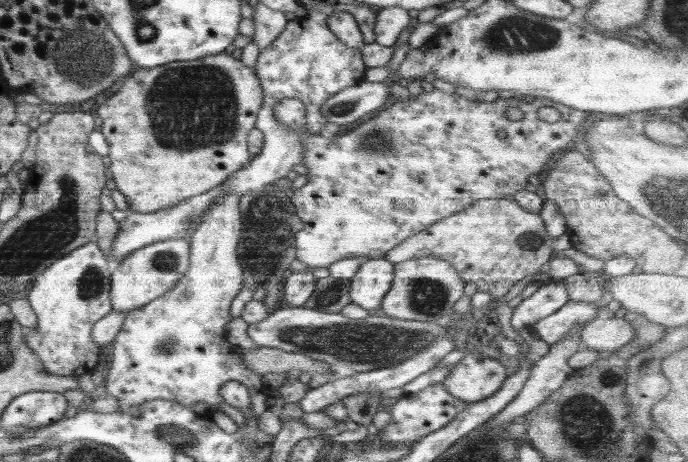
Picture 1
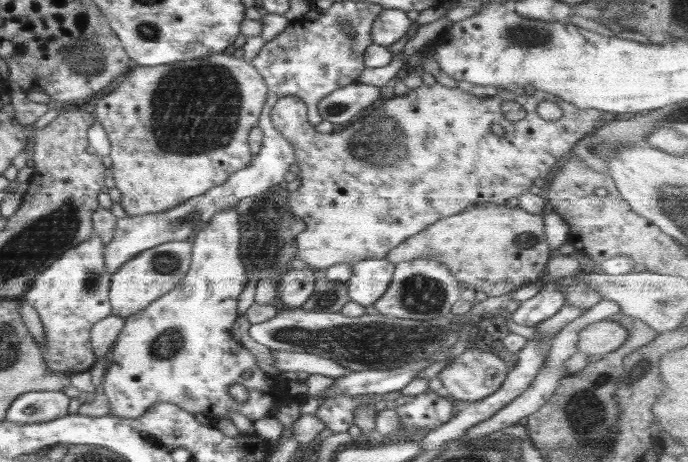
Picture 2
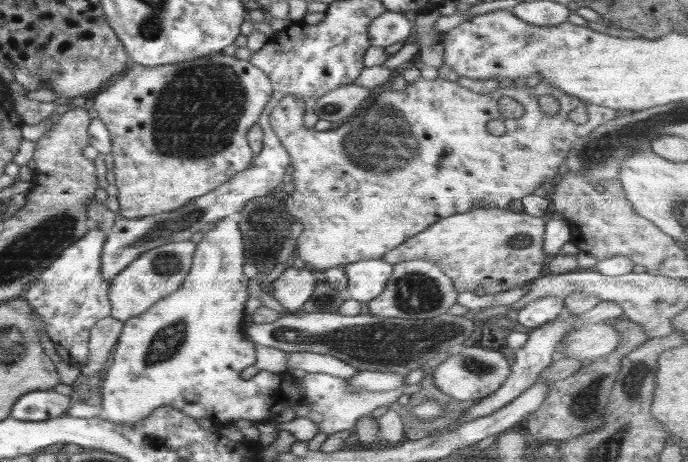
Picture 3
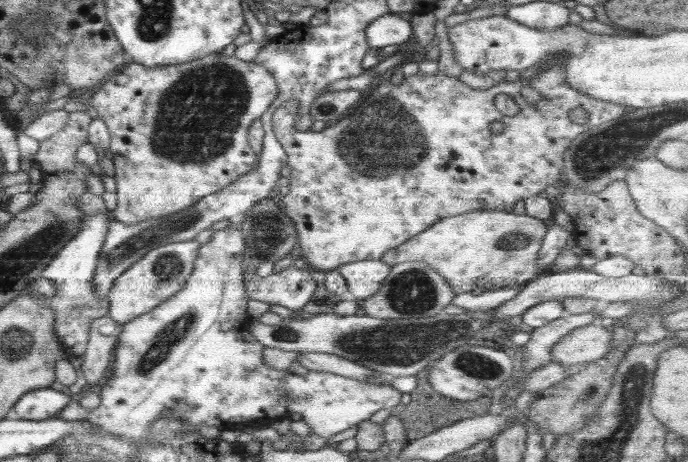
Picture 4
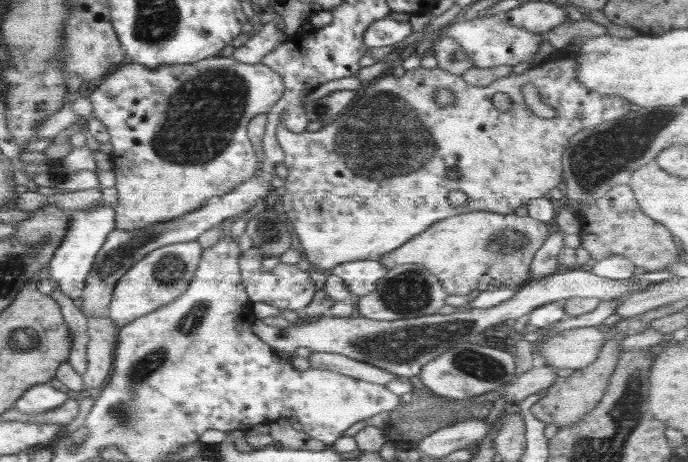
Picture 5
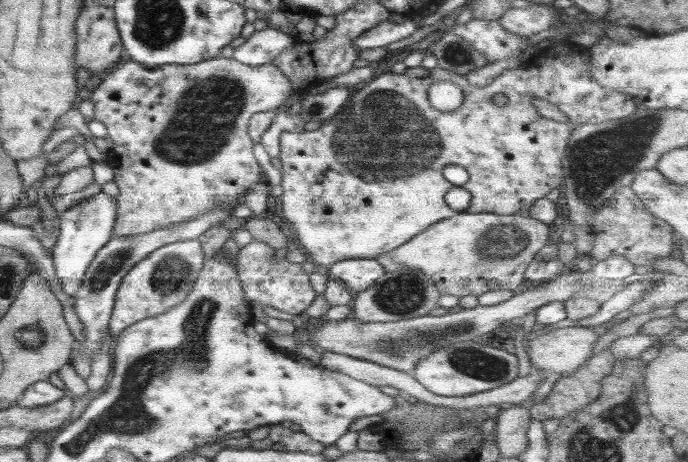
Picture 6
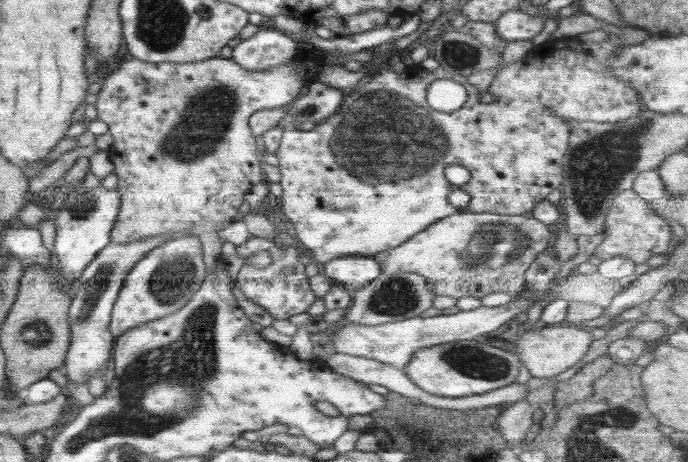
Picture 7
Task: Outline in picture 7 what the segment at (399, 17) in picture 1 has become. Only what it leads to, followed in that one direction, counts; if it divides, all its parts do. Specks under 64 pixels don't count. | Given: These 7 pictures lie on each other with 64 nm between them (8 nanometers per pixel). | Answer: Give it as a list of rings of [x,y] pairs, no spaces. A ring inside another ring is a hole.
[[[417,13],[406,15],[403,23],[396,29],[387,24],[368,32],[348,35],[347,37],[335,37],[334,39],[322,39],[315,32],[315,22],[304,23],[305,41],[310,43],[314,50],[320,49],[323,52],[339,52],[339,54],[352,54],[360,50],[372,49],[375,46],[388,43],[393,38],[398,40],[402,36],[412,34],[417,30],[421,20]]]

